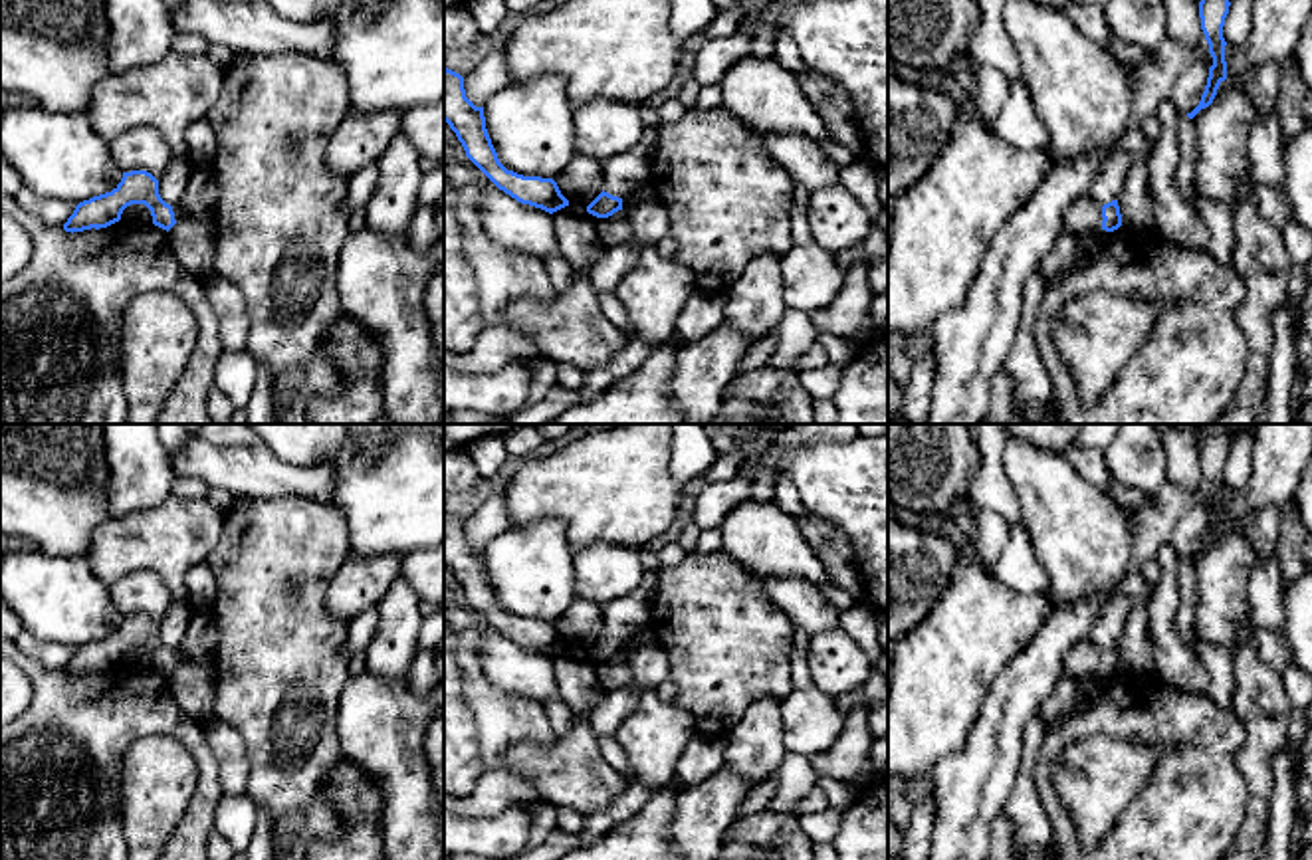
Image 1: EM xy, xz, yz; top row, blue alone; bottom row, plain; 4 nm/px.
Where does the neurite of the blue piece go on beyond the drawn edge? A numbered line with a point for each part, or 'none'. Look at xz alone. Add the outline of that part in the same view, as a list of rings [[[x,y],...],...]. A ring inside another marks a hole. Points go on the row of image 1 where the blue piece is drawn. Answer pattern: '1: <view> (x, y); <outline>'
1: xz (631, 169); [[[644,127],[636,147],[608,159],[602,164],[602,190],[624,198],[634,188],[646,186],[650,178],[650,164],[654,161],[656,141],[658,129]]]

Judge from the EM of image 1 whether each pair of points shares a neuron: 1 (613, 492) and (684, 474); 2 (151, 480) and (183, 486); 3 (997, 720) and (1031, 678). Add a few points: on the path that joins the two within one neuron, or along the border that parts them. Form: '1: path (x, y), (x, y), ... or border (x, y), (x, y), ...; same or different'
1: border (670, 444), (670, 474), (682, 486); different
2: border (177, 478), (169, 492); different
3: path (1003, 710), (1021, 688); same

